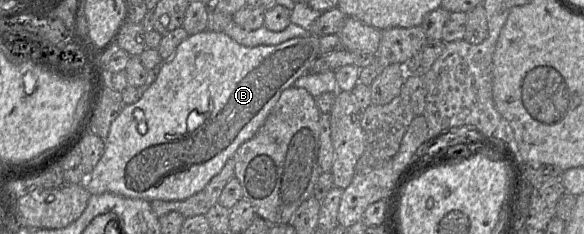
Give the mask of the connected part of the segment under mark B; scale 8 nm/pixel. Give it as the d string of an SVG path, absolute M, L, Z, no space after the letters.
M204 30L188 35L175 49L168 60L164 60L154 82L147 87L141 98L130 105L125 105L116 119L111 123L105 141L102 157L84 182L88 192L93 194L113 193L126 198L143 199L148 202L154 200L183 201L197 194L205 188L213 177L221 172L225 164L233 158L238 148L251 139L264 124L271 110L277 103L281 93L294 86L296 80L308 74L316 59L320 56L319 38L313 34L307 37L297 37L277 45L258 45L247 47L231 39L224 32Z

